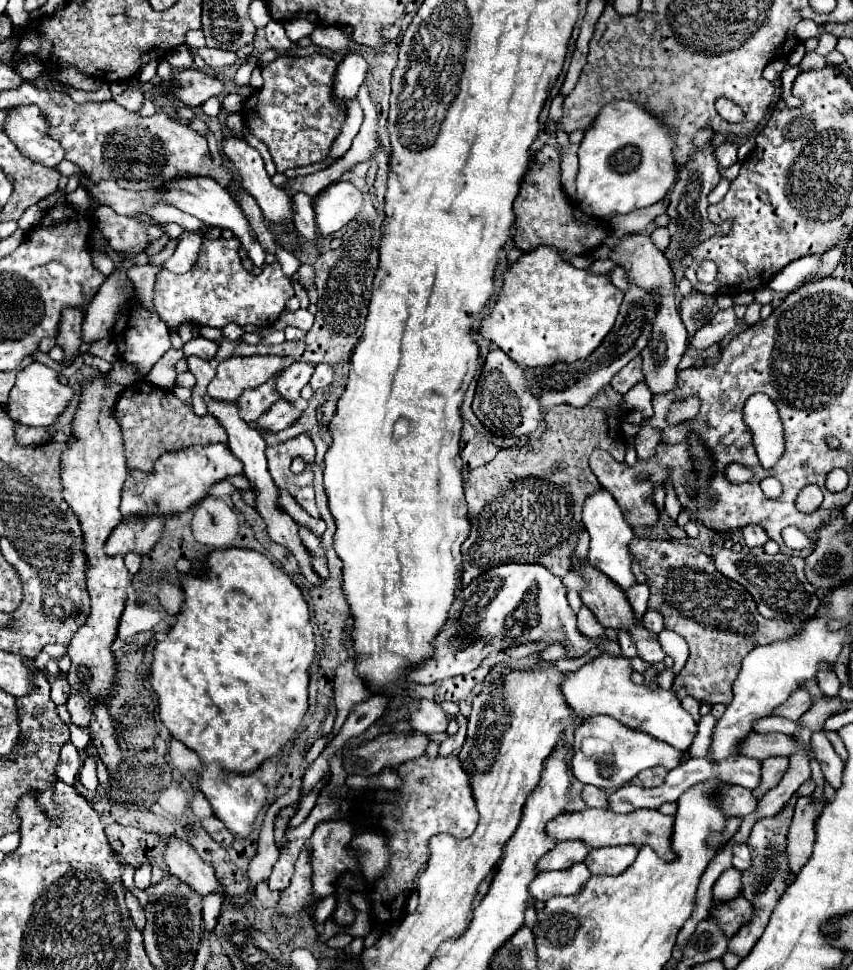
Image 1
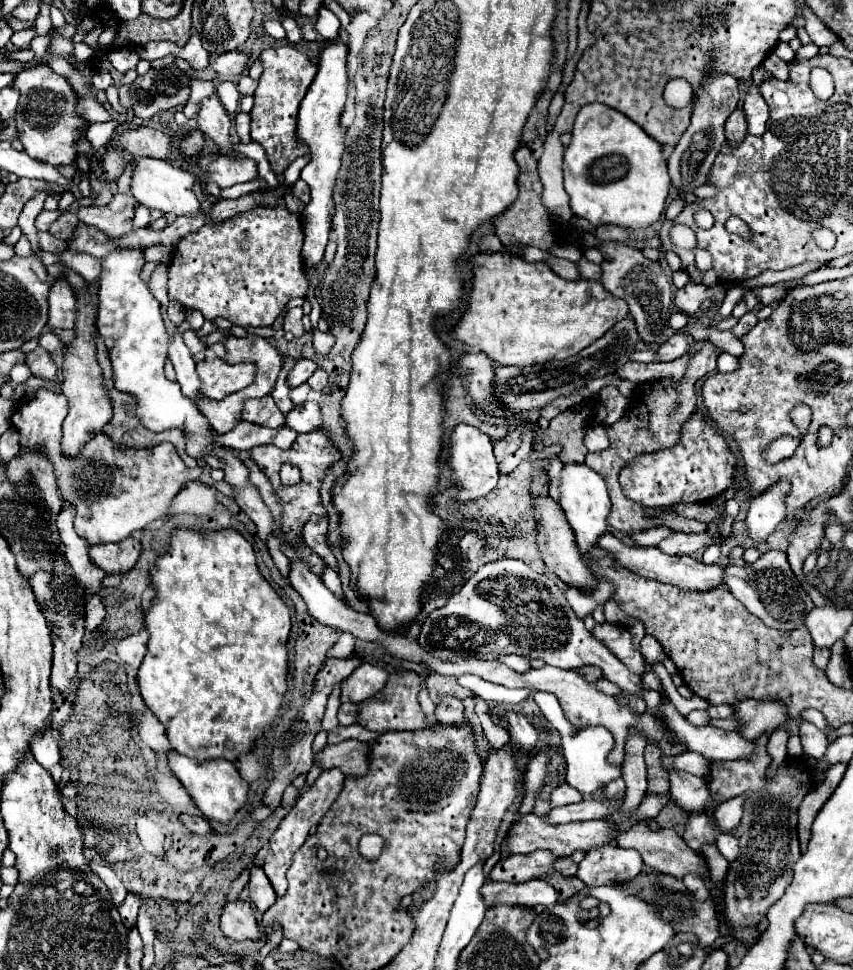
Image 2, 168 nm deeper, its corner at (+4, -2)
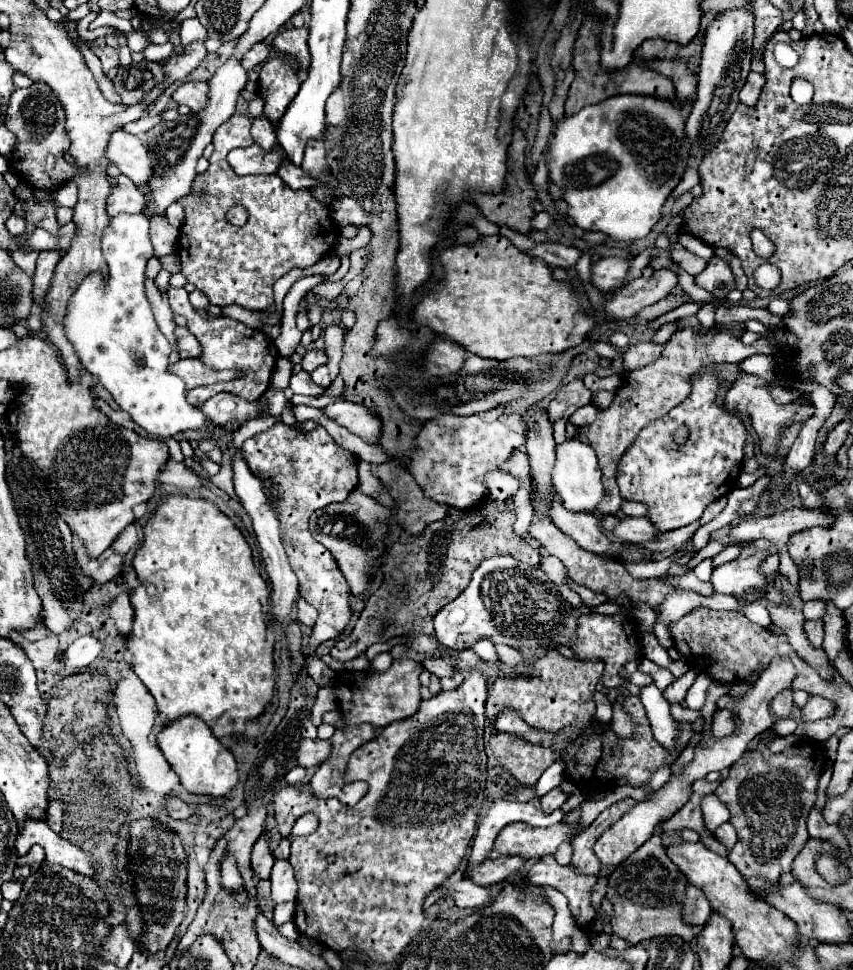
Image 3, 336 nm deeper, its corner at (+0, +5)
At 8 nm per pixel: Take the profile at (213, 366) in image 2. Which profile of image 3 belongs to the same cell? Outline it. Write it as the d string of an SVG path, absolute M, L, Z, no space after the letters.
M199 358L179 360L177 364L171 364L169 370L173 370L177 376L181 376L189 390L197 388L197 386L209 386L209 384L217 384L223 380L235 380L235 378L243 376L237 370L213 370L207 364L203 364Z

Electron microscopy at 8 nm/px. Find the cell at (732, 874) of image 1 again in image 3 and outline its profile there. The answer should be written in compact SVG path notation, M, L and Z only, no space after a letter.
M707 794L701 802L701 810L703 810L703 820L705 820L705 830L713 836L715 830L729 820L729 810L725 806L721 806L717 802L717 798L713 798L713 794Z

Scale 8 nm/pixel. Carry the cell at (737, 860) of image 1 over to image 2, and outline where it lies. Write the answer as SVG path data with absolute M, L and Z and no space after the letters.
M727 833L719 835L717 841L715 841L715 845L719 847L721 855L723 855L729 863L735 861L735 857L737 857L737 853L739 853L739 845L737 845L737 839L735 839L733 835L727 835Z

